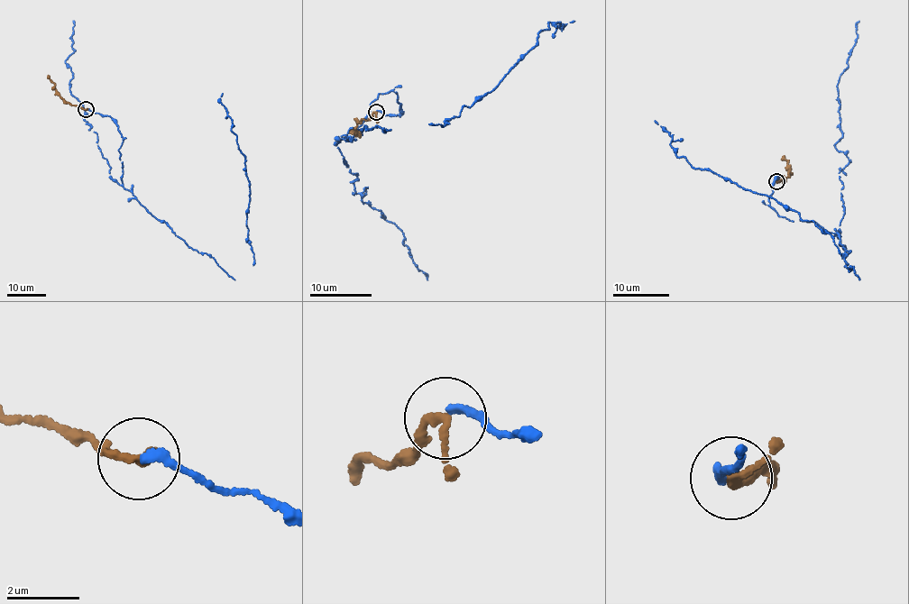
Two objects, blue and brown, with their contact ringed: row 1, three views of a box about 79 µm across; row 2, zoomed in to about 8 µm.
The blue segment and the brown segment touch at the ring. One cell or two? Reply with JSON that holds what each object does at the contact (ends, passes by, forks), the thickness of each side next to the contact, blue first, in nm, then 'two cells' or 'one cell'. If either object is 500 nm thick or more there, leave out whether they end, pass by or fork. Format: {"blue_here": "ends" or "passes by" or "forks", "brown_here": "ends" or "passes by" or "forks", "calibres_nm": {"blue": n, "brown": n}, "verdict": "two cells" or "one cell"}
{"blue_here": "ends", "brown_here": "passes by", "calibres_nm": {"blue": 240, "brown": 180}, "verdict": "two cells"}

